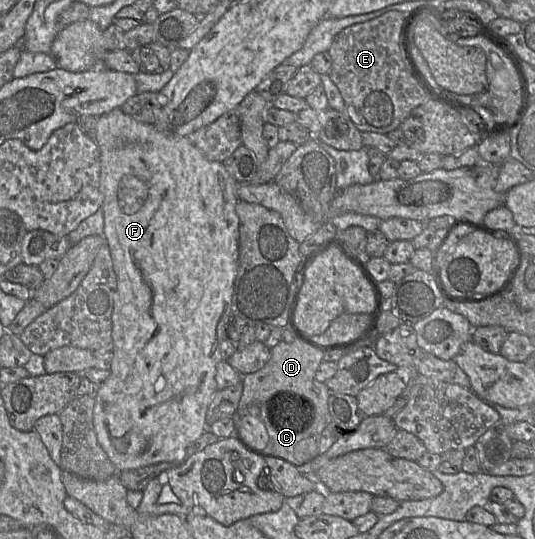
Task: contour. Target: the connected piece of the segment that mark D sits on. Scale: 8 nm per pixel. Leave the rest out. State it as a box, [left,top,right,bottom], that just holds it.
[237,338,341,454]

